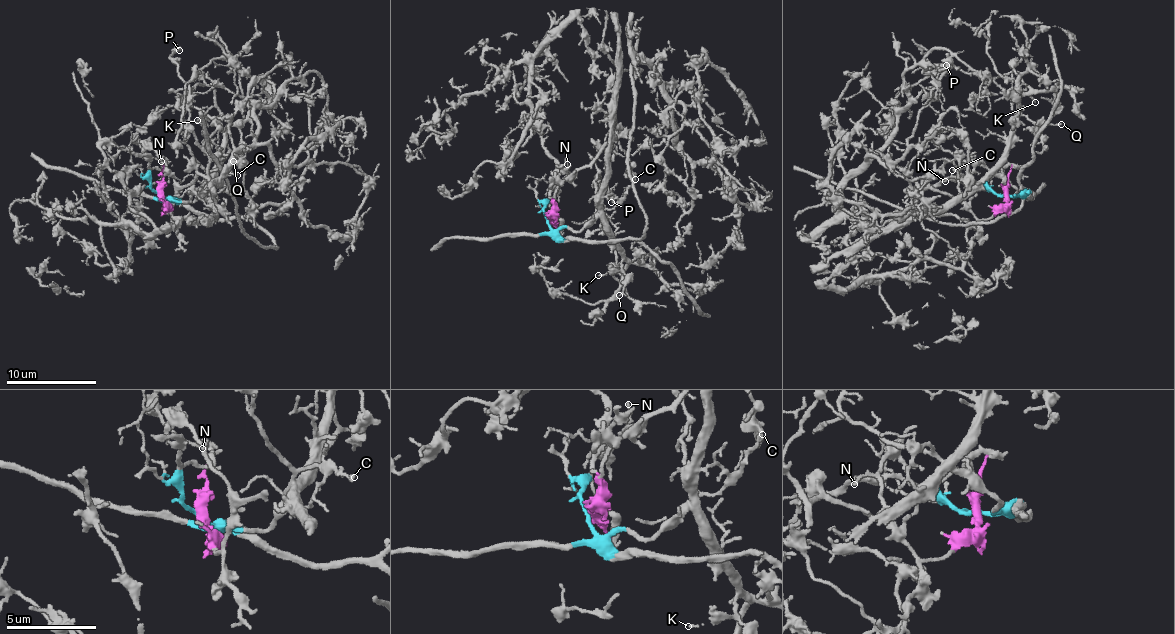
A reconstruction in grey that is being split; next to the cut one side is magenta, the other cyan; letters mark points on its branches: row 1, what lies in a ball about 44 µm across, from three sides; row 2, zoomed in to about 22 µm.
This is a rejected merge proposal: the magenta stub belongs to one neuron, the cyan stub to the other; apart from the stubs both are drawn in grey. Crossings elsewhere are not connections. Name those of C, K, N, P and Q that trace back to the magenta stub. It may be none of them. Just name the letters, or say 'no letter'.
K, N, P, Q

